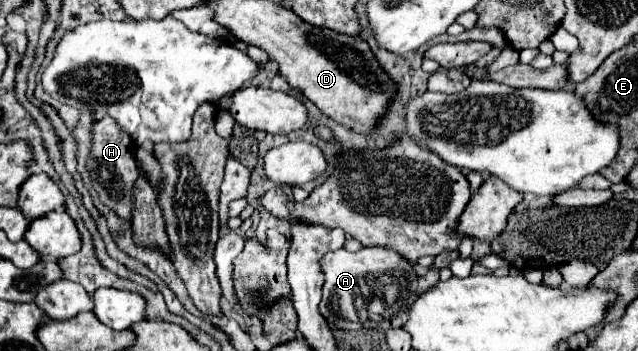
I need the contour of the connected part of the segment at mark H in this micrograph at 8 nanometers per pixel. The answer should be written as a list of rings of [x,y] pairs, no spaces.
[[[103,117],[93,123],[91,127],[91,153],[85,163],[93,189],[99,193],[99,199],[103,205],[107,205],[117,217],[131,223],[133,219],[133,185],[139,177],[137,161],[133,157],[133,141],[131,137],[117,127],[117,123],[111,117]]]

